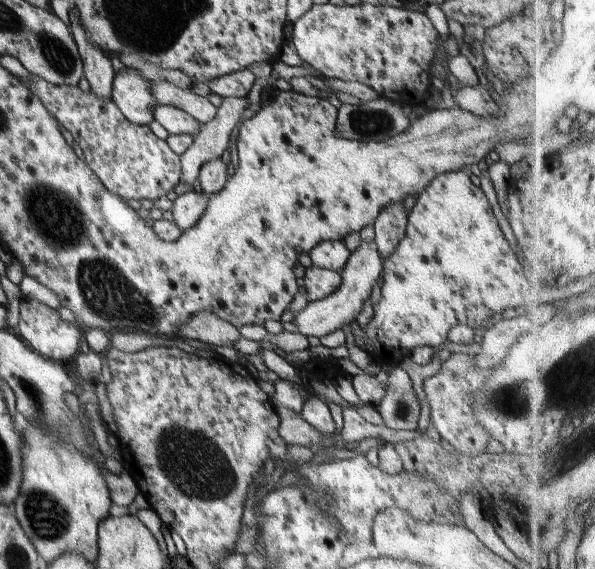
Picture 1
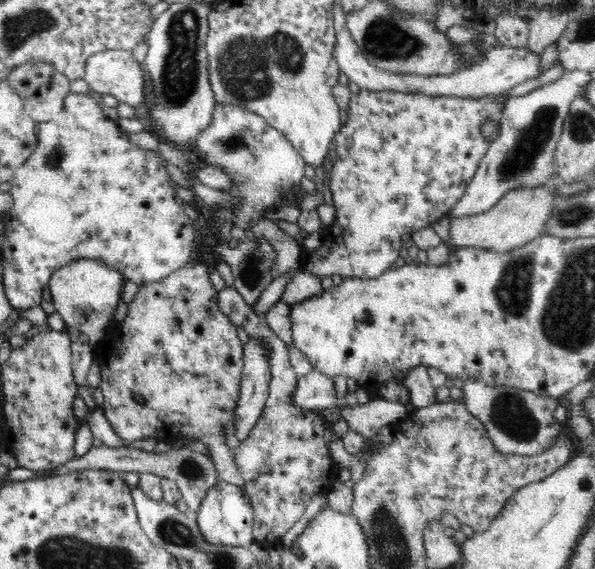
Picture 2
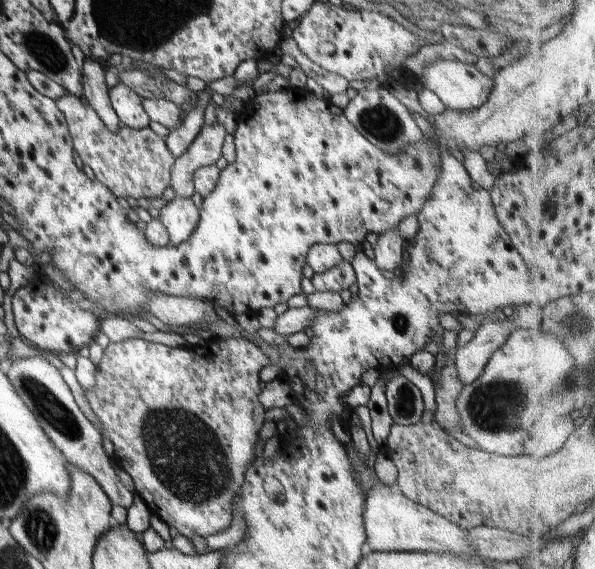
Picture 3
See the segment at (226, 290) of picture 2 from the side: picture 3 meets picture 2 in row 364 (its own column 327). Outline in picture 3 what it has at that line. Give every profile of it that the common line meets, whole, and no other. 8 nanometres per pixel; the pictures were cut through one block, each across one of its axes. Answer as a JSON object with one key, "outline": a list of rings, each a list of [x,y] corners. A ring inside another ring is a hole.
{"outline":[[[343,260],[338,266],[321,273],[314,273],[312,284],[320,292],[342,292],[359,282],[356,268],[351,262]]]}

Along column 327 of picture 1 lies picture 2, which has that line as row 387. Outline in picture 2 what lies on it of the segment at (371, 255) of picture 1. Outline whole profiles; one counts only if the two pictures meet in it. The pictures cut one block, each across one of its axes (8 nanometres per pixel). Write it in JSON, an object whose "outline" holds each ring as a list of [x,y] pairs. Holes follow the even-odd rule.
{"outline":[[[316,370],[305,376],[298,376],[294,403],[298,403],[304,409],[321,413],[326,421],[338,421],[341,408],[346,406],[346,401],[336,395],[332,379]]]}

